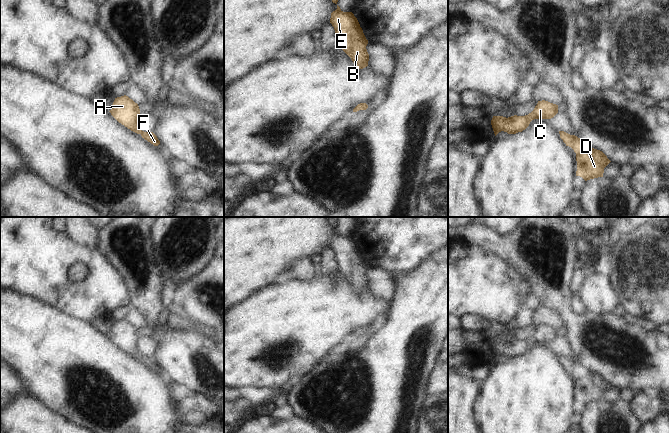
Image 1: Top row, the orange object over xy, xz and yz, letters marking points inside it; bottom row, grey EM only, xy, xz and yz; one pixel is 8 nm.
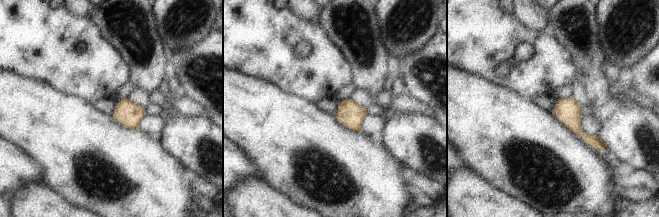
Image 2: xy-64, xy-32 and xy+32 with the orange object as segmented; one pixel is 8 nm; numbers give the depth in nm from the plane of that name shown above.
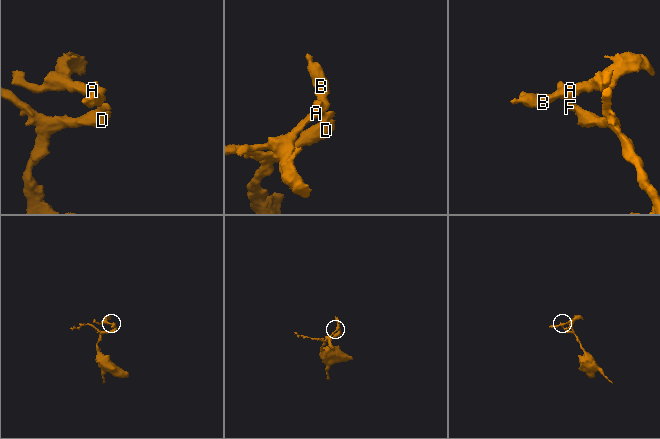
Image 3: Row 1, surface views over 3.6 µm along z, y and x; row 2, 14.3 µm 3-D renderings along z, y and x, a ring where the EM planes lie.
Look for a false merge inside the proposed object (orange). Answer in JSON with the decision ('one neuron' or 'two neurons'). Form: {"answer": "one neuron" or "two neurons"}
{"answer": "one neuron"}

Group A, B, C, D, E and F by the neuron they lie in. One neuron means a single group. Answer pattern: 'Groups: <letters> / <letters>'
Groups: A B C D E F.

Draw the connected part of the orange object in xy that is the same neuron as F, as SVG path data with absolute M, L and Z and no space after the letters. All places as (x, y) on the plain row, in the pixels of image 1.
M124 319L115 322L109 336L119 347L131 355L140 358L142 362L154 370L158 370L160 368L160 365L153 356L144 356L138 351L137 344L140 338L140 333L138 328L128 320Z

